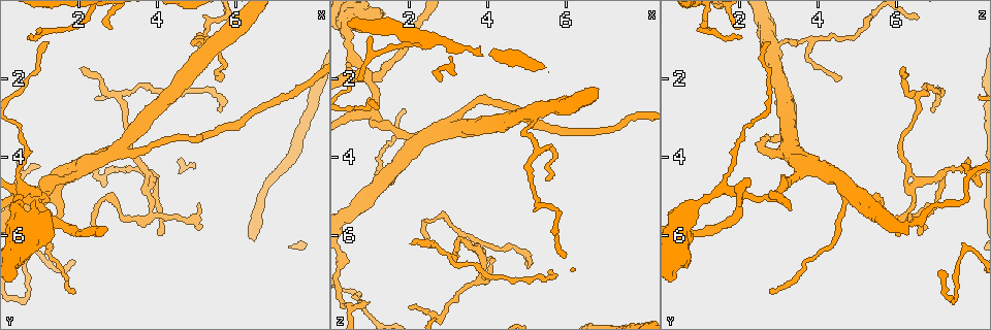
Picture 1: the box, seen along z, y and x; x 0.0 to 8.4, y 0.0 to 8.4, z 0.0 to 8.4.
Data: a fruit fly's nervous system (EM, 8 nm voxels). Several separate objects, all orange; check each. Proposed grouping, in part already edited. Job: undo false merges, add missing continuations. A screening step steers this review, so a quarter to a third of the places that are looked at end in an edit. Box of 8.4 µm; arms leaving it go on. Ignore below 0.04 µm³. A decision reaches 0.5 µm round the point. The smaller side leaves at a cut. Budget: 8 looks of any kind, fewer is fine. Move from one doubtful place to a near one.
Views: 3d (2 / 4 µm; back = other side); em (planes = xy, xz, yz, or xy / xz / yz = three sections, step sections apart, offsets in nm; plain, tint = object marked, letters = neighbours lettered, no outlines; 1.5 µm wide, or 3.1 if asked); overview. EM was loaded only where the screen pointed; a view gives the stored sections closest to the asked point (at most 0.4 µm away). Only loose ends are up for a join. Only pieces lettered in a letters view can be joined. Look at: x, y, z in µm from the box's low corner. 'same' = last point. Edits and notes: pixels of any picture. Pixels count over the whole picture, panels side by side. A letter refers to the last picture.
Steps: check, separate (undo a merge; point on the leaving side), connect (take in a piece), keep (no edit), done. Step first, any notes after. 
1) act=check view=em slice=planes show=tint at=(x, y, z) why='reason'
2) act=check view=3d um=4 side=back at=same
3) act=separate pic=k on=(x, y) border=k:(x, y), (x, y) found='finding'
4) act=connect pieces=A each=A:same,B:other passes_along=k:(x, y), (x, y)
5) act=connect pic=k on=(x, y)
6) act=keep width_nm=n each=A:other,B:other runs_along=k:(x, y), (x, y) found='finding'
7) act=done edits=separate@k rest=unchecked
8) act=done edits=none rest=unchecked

act=check view=3d um=2 at=(0.95, 4.95, 2.05) why='looks like a crossing'

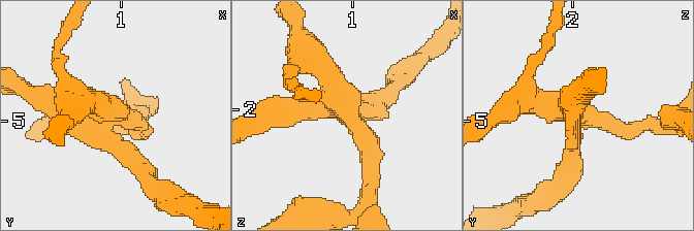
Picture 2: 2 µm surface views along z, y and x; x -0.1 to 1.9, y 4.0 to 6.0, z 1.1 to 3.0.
act=check view=em slice=planes show=letters at=(0.94, 4.92, 2.04) why='need the tissue'

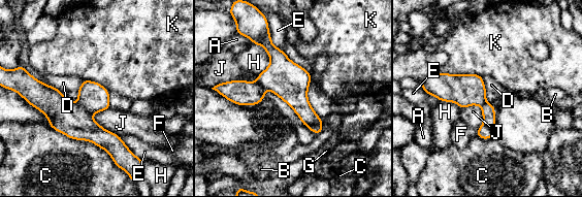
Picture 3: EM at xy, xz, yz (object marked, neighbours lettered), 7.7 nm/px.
act=separate pic=3 on=(68, 118) each=A:other,B:other,C:other,D:other,E:other,F:other,G:other,H:other,J:other,K:other arms=4 border=3:(77, 102), (91, 115) found='two neurons meet here'

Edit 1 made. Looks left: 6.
act=check view=overview why='see it whole again'

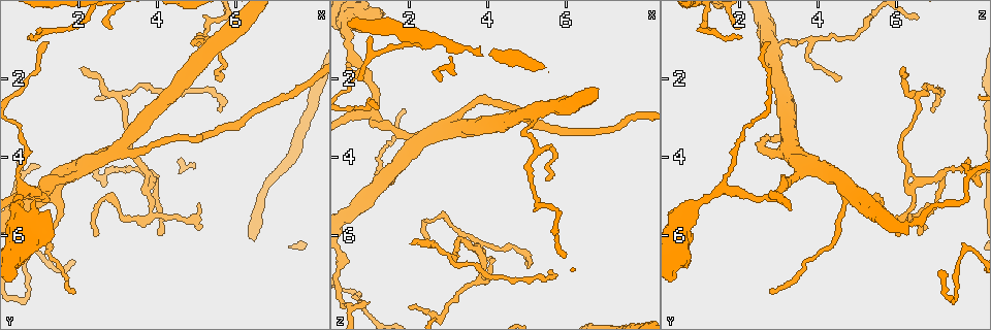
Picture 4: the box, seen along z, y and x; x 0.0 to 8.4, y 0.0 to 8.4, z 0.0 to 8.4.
act=check view=3d um=2 at=(2.10, 1.65, 6.20) why='tapers out'

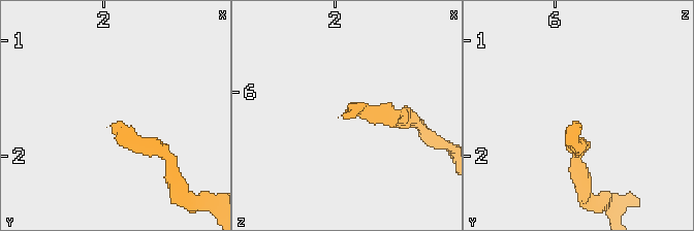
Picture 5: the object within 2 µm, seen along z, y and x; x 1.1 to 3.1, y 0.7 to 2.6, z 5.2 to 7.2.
act=check view=em slice=planes show=plain at=(2.14, 1.70, 6.22) why='need the tissue'

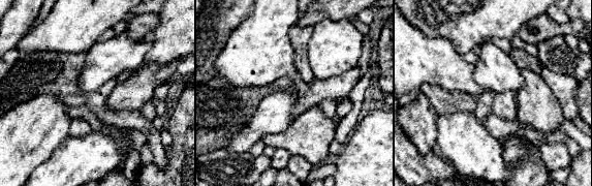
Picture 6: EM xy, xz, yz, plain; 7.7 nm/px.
act=check view=em slice=planes show=letters at=same why='what lies round it'

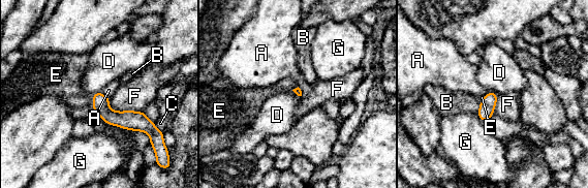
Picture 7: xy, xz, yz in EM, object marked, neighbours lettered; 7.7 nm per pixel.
act=connect pic=7 on=(66, 84) longest_contact=F:300nm each=A:other,B:other,C:other,D:other,E:same,F:other,G:other passes_along=7:(100, 102), (93, 101), (66, 84) found='it goes on there'

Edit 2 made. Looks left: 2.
act=done edits=separate@3,connect@7 rest=unchecked

